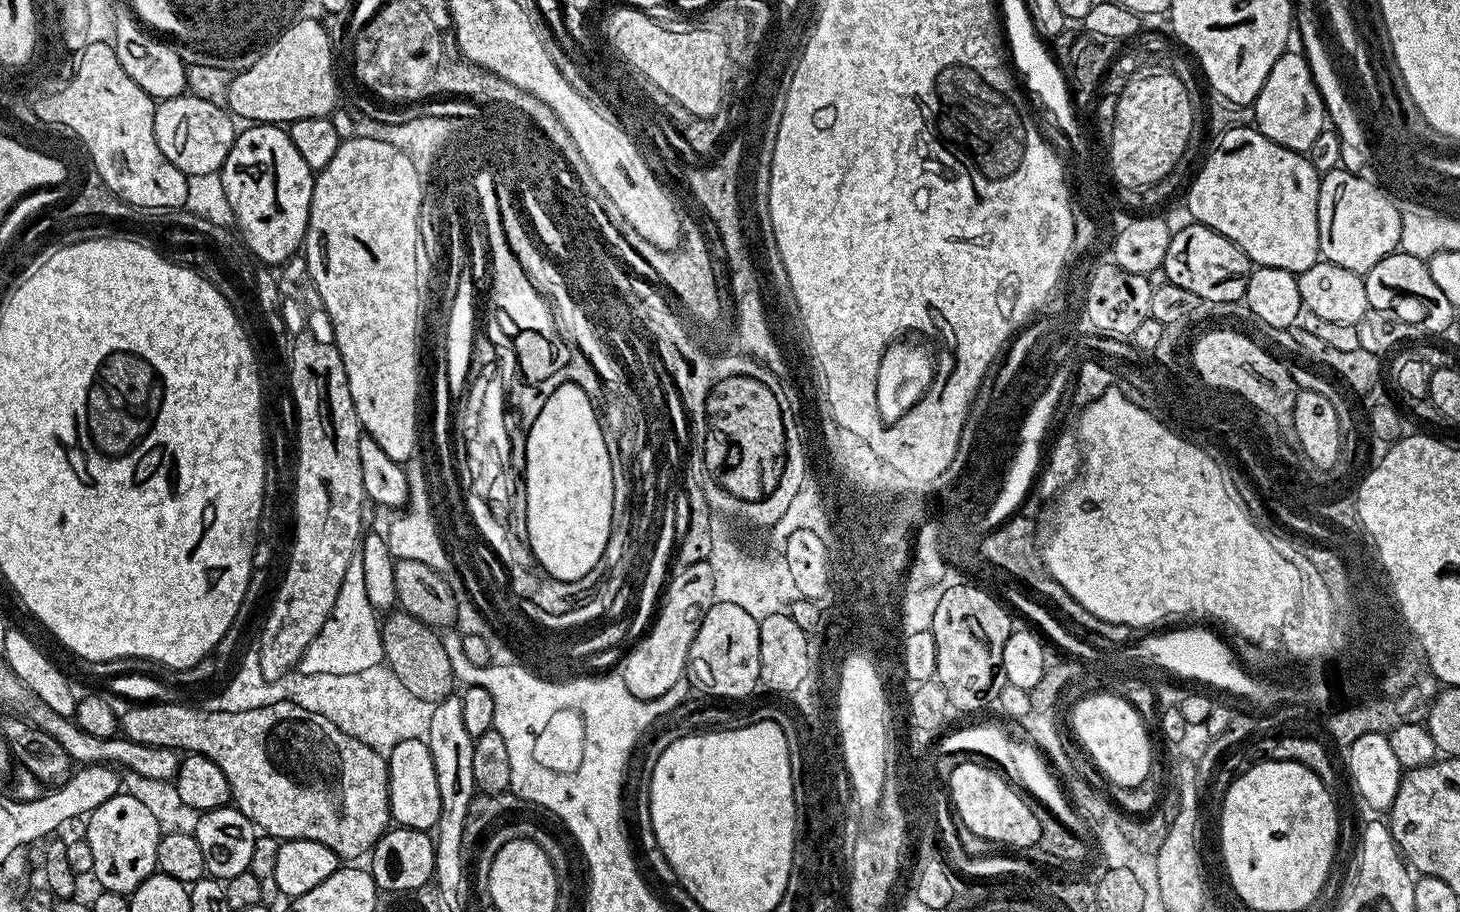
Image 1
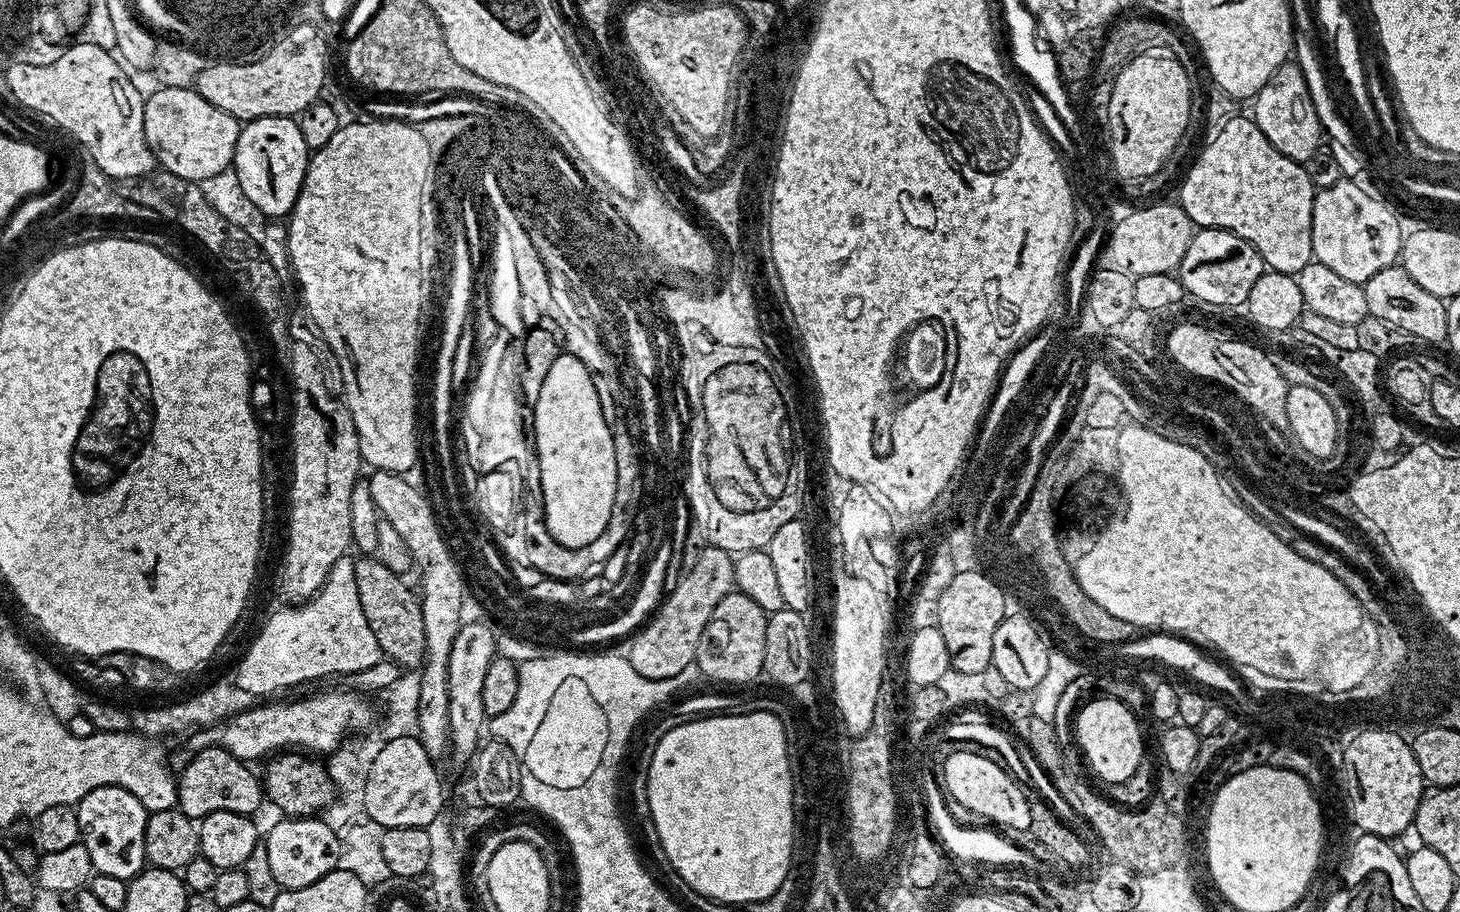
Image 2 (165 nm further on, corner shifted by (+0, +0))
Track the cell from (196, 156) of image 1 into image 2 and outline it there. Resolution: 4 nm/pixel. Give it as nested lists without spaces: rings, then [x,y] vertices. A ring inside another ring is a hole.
[[[160,86],[156,90],[152,97],[149,95],[144,101],[144,129],[148,149],[156,156],[159,167],[190,182],[210,179],[212,175],[228,170],[242,127],[241,121],[226,110],[218,110],[218,106],[206,102],[206,98],[196,93],[195,87],[176,89]]]

